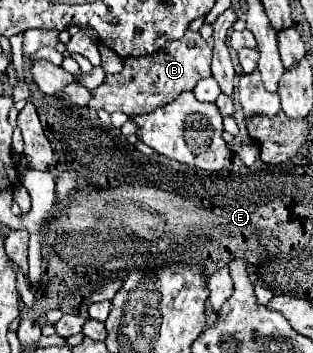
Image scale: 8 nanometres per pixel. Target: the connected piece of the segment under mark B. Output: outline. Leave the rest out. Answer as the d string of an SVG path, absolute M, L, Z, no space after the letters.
M185 31L183 39L165 43L155 55L127 57L123 69L115 75L107 75L105 81L91 91L89 109L105 109L107 113L123 111L127 115L141 115L173 101L183 91L193 91L199 79L211 77L211 53L213 49L197 31Z

